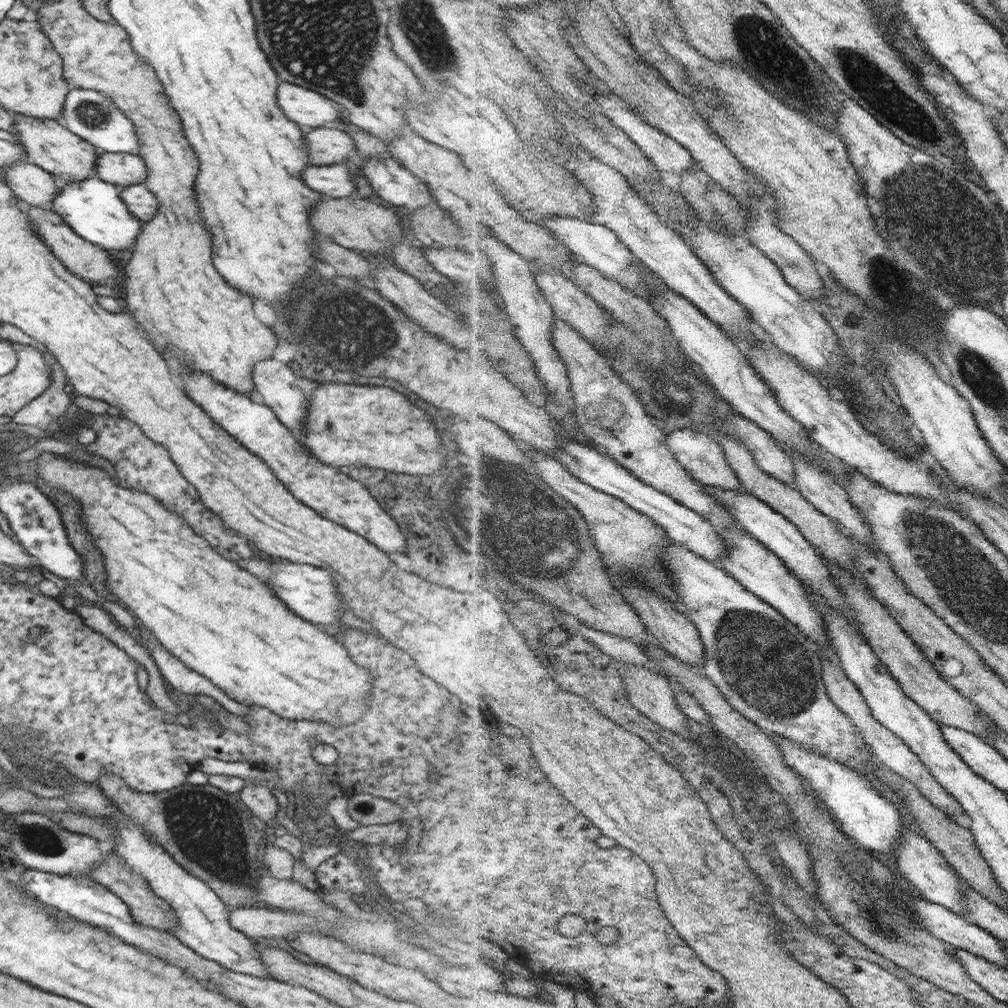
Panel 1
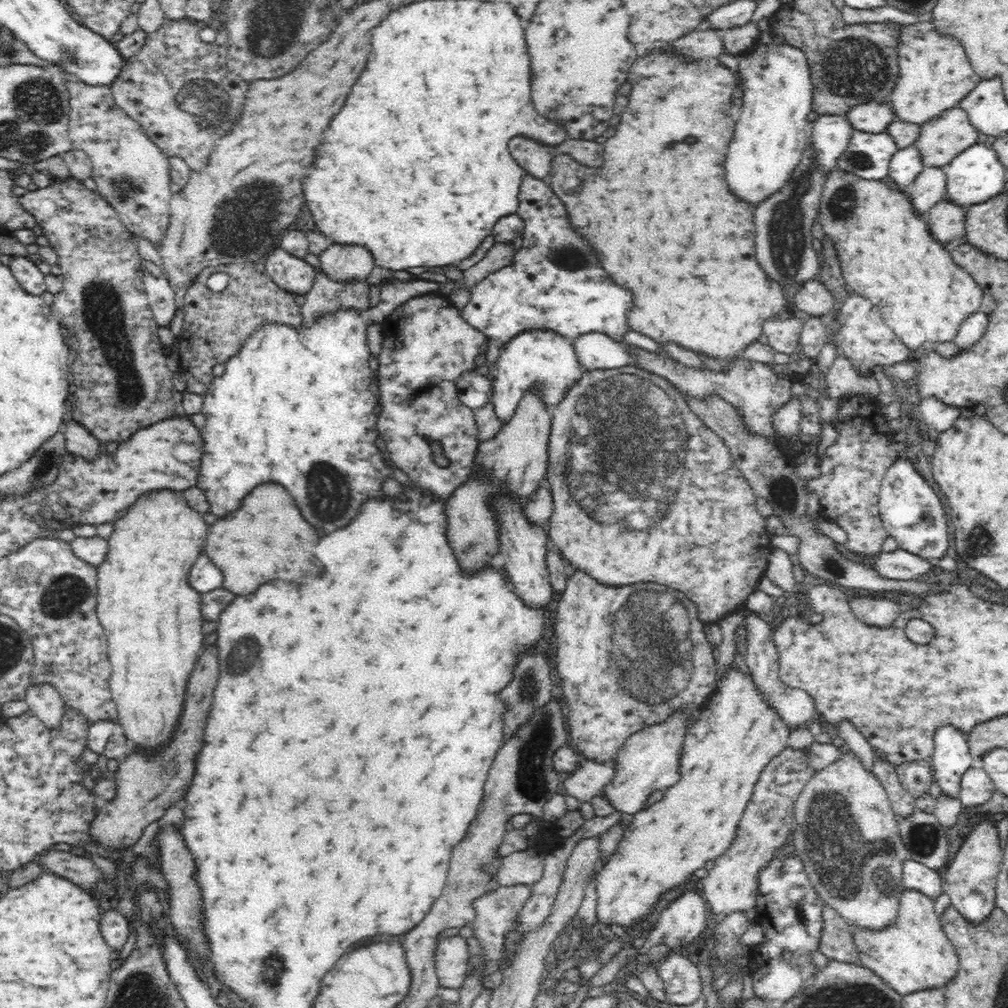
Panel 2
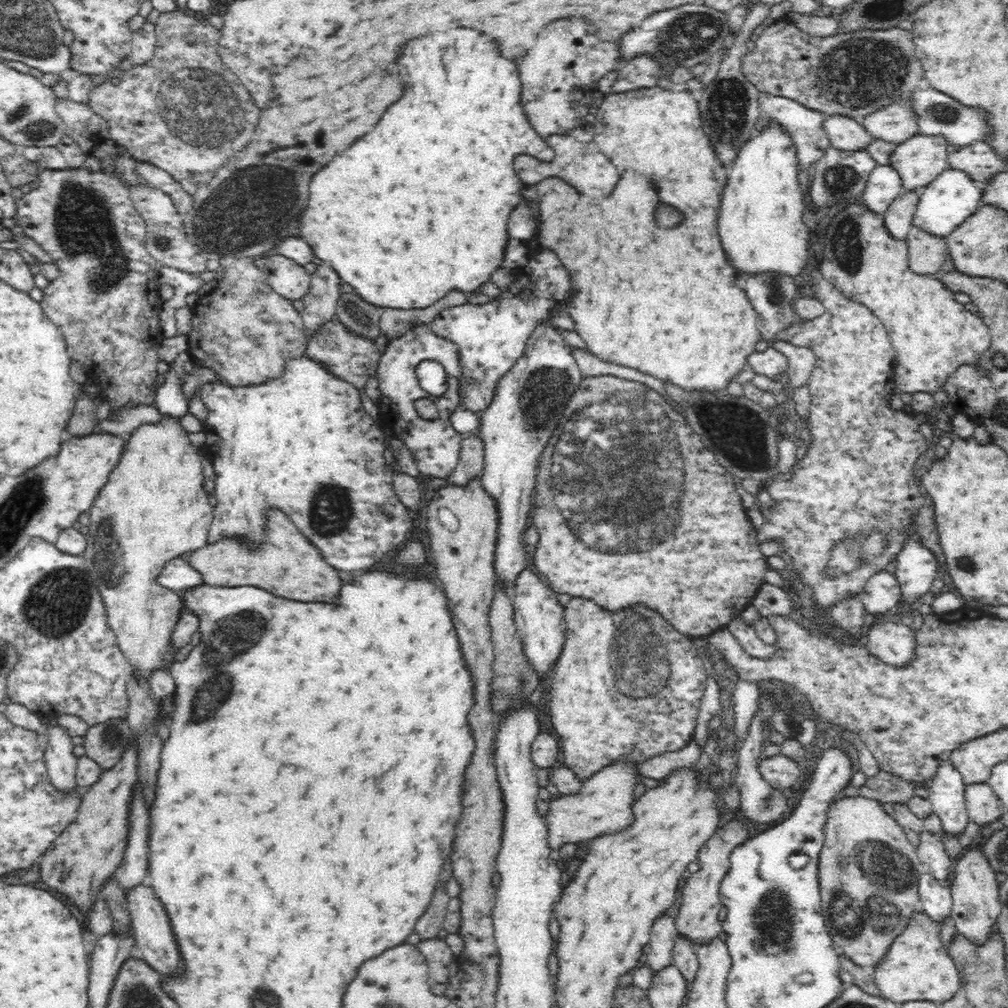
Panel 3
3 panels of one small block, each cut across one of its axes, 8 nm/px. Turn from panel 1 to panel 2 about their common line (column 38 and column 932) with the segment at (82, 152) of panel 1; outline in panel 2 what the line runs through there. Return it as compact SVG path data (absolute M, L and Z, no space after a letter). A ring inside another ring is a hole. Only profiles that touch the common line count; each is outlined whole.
M952 107L940 113L940 116L928 120L921 124L920 134L913 142L920 151L921 161L924 167L937 166L943 168L952 162L961 152L964 152L969 146L981 142L983 137L970 121L968 115L961 108Z

